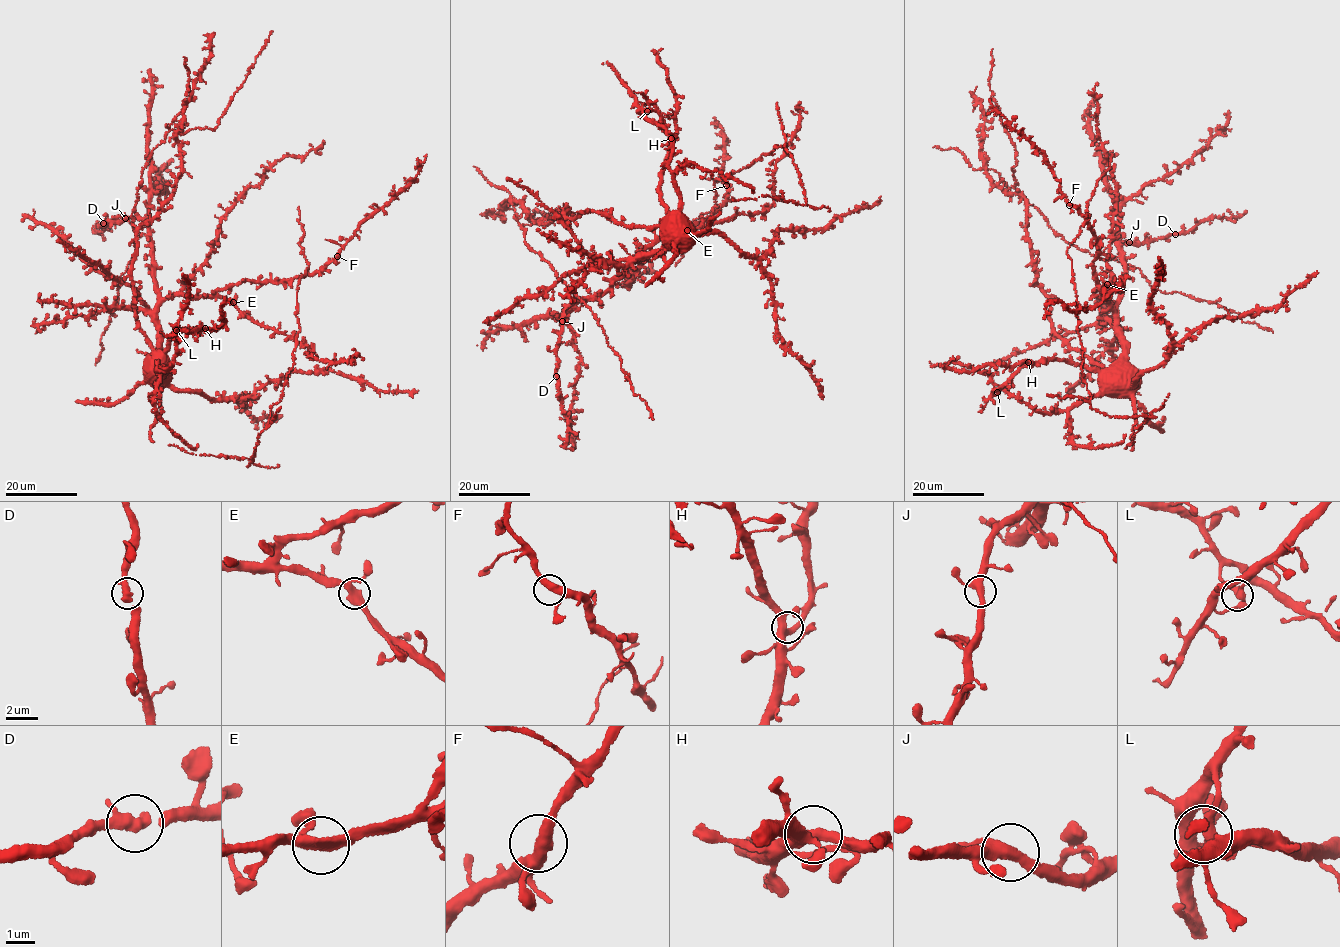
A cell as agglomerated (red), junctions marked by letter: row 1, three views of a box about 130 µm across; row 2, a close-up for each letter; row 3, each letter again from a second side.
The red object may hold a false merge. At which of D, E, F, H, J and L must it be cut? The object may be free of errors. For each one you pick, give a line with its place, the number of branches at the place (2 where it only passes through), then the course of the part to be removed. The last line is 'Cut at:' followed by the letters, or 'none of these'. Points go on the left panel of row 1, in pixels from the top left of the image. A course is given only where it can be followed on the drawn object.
Cut at: none of these

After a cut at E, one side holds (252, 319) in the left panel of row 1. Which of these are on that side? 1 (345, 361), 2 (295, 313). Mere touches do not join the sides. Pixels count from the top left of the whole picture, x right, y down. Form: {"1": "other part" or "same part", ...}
{"1": "same part", "2": "other part"}

